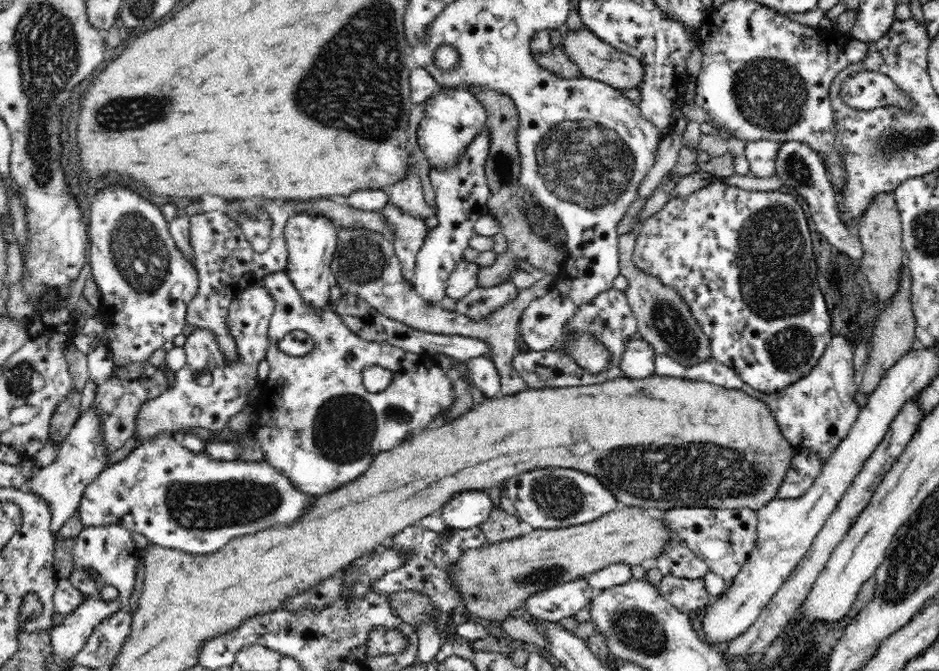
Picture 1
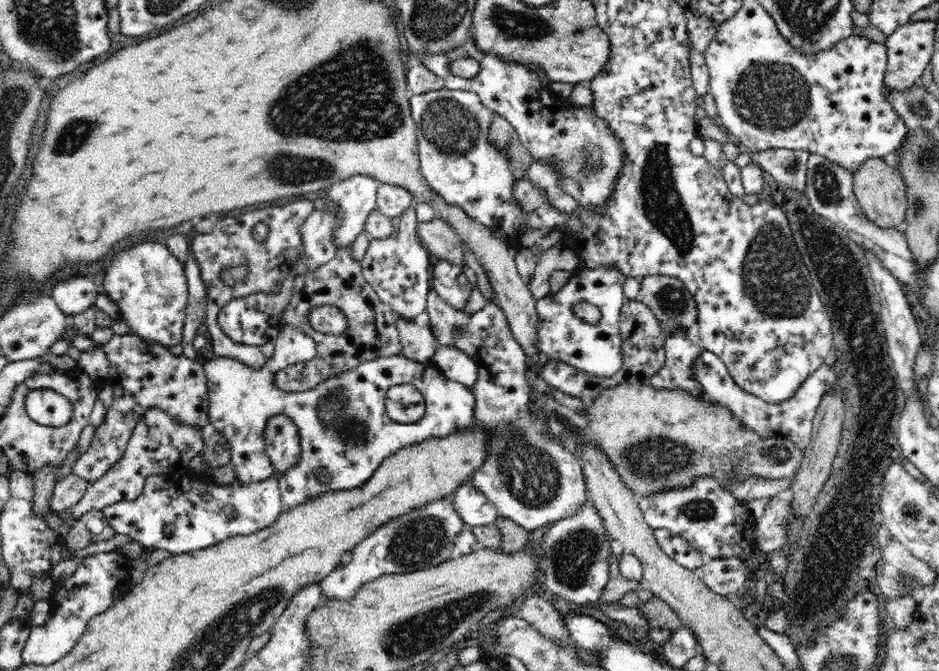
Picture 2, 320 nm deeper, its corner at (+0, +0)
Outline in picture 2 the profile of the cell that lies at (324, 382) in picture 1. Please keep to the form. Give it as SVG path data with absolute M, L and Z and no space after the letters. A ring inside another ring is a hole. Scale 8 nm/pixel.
M284 323L277 330L274 343L274 354L266 359L261 369L248 368L236 359L208 354L205 354L203 358L203 365L209 388L209 422L230 445L231 463L234 465L237 480L250 484L263 482L271 476L278 476L284 511L294 506L300 506L301 503L308 502L309 499L316 498L328 491L348 491L353 490L354 487L360 487L374 475L381 462L384 462L390 455L396 454L397 451L414 443L422 443L426 439L448 436L456 430L468 428L474 424L476 404L475 395L470 387L449 379L432 360L428 360L426 363L416 362L415 359L406 358L401 354L375 358L361 362L356 368L341 372L338 376L332 376L330 380L317 384L312 390L286 393L274 386L274 373L290 364L312 360L316 352L316 345L311 335L299 330L294 323ZM398 384L412 384L425 398L424 417L415 424L398 424L388 417L385 406L387 390ZM324 400L337 400L342 405L332 424L327 424L321 418L321 405ZM276 417L286 417L298 427L302 447L299 461L283 475L275 473L265 451L266 424L268 419ZM323 468L330 474L328 484L322 484L318 480L318 470Z

